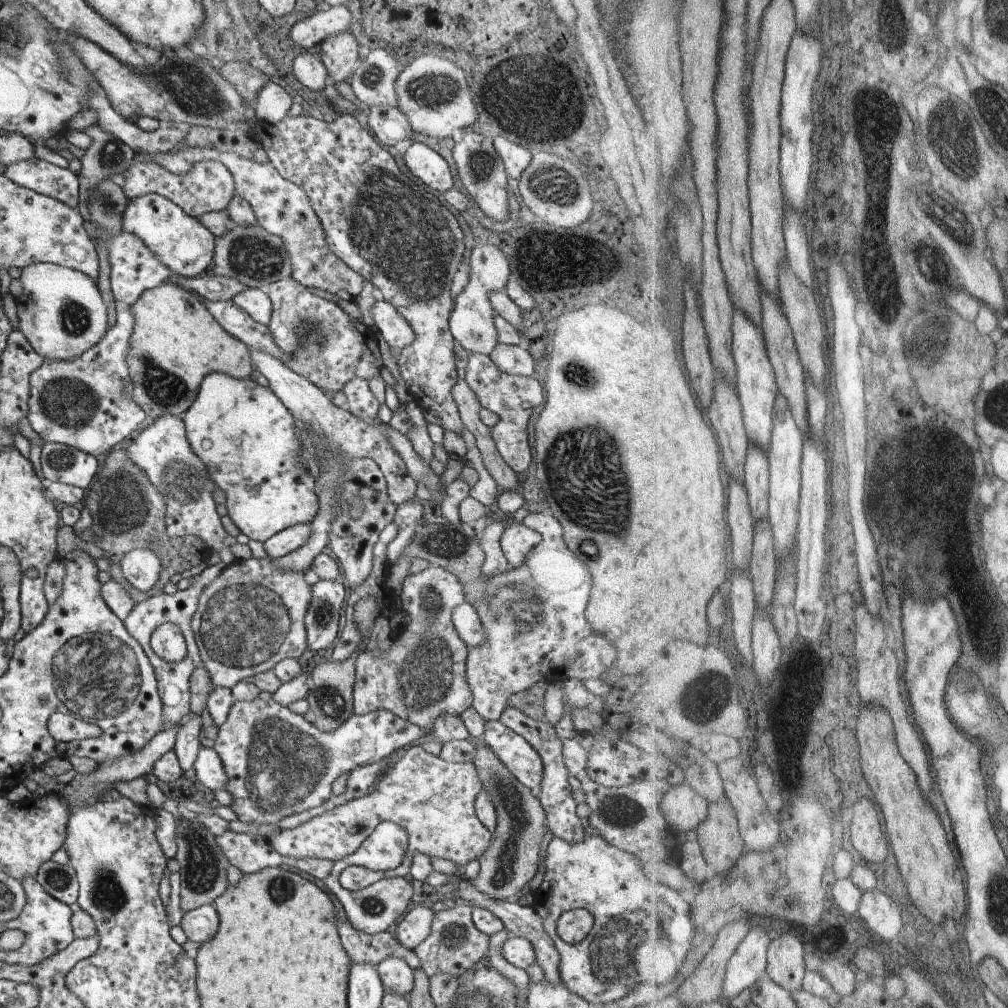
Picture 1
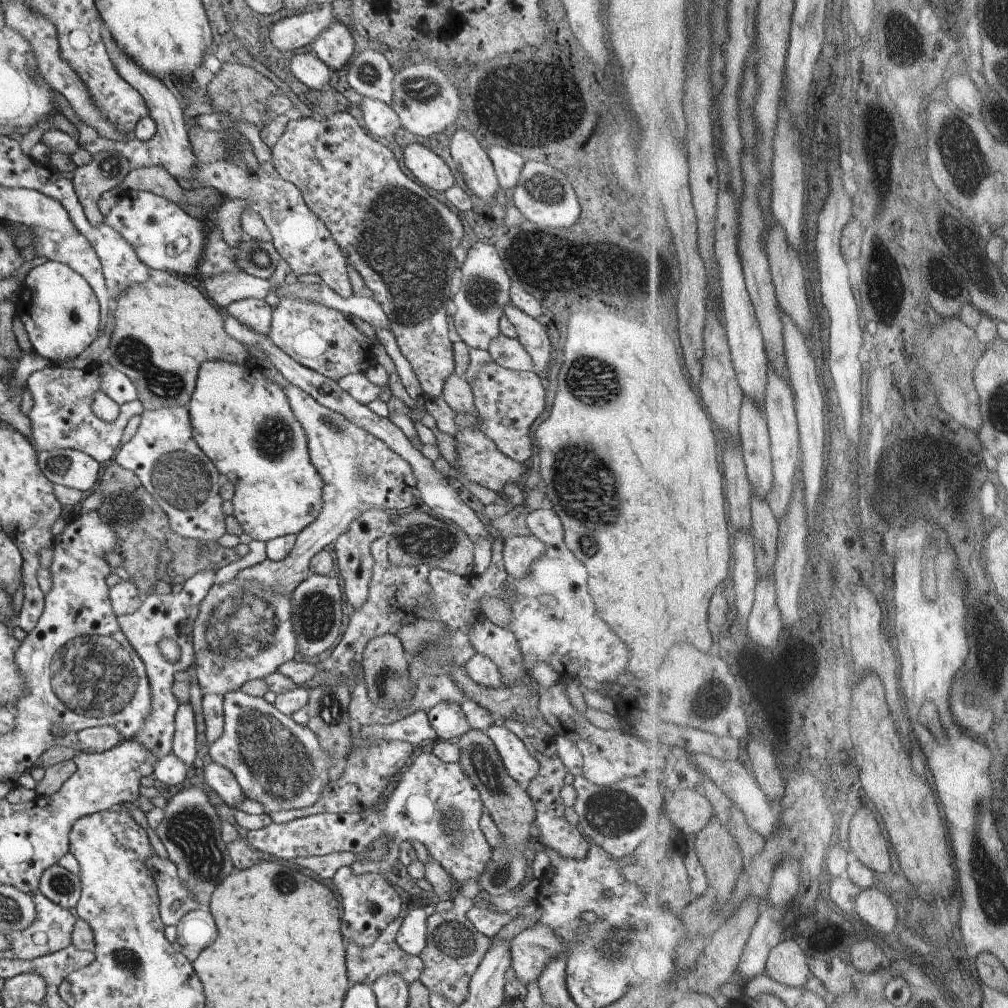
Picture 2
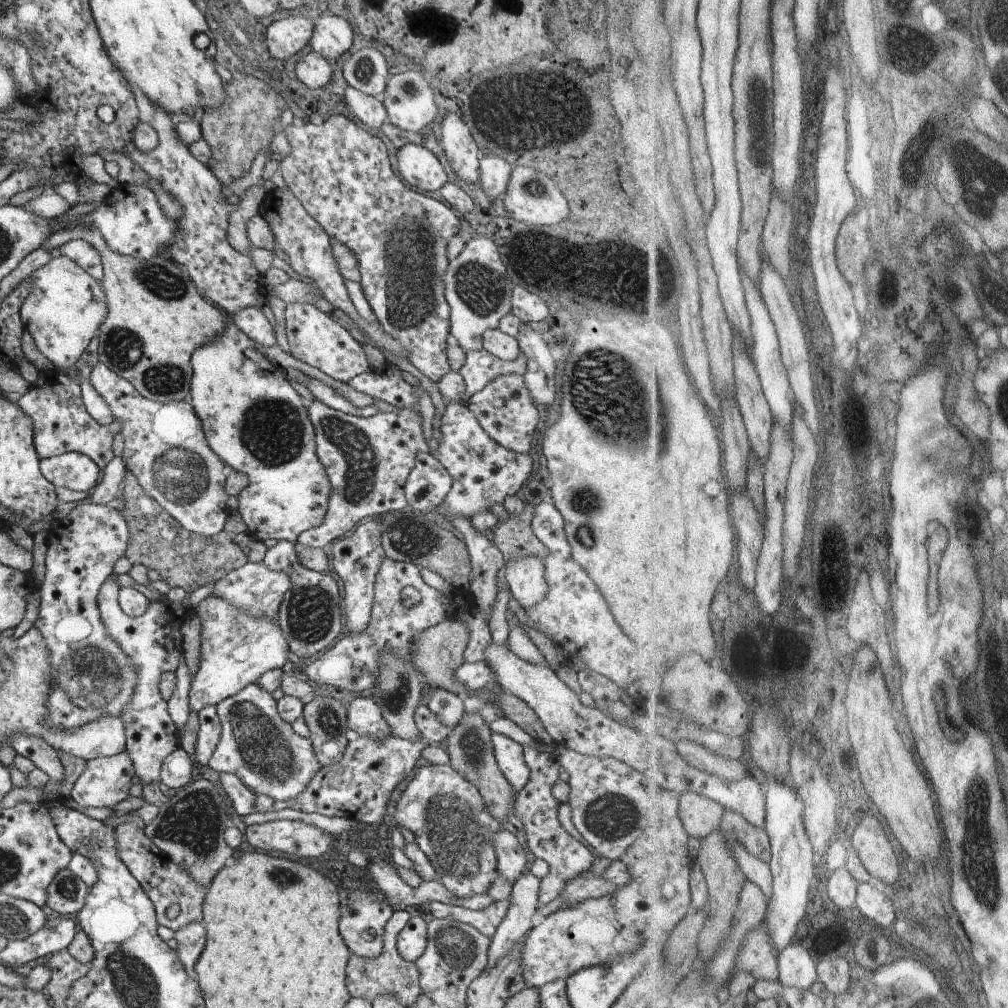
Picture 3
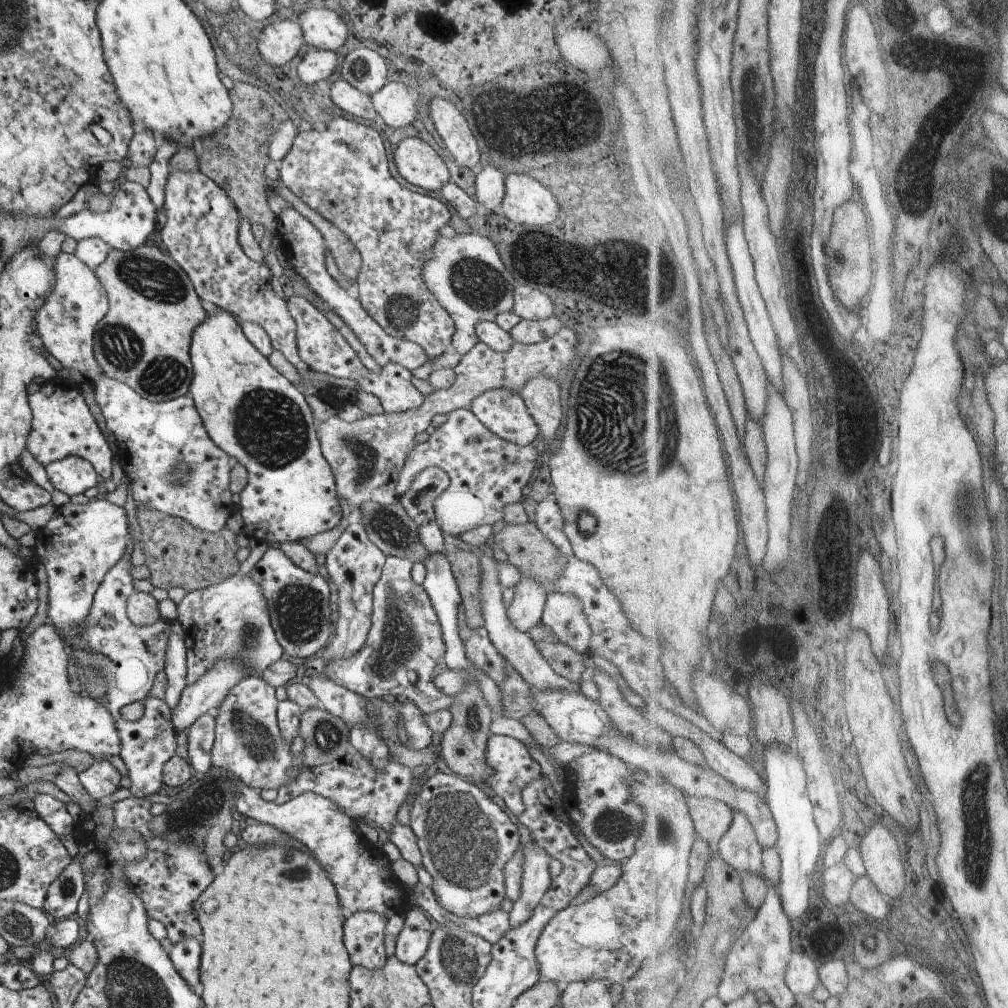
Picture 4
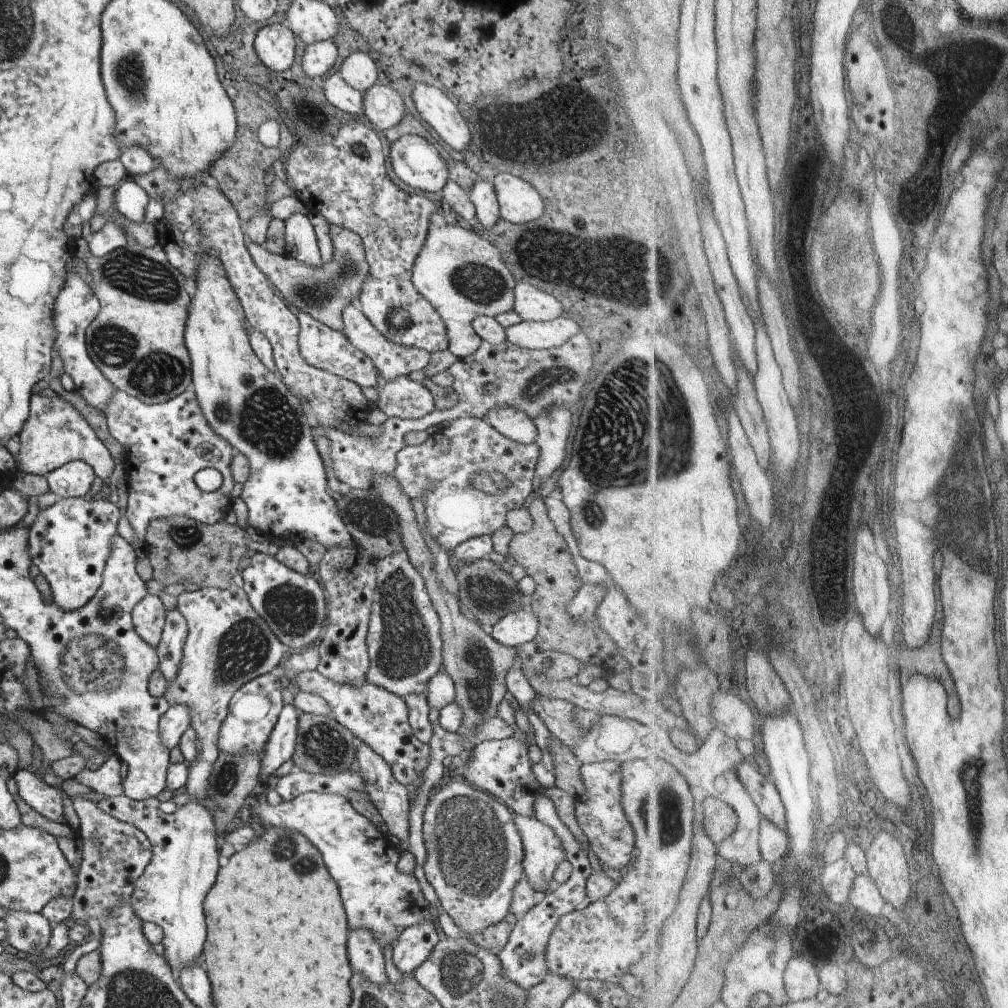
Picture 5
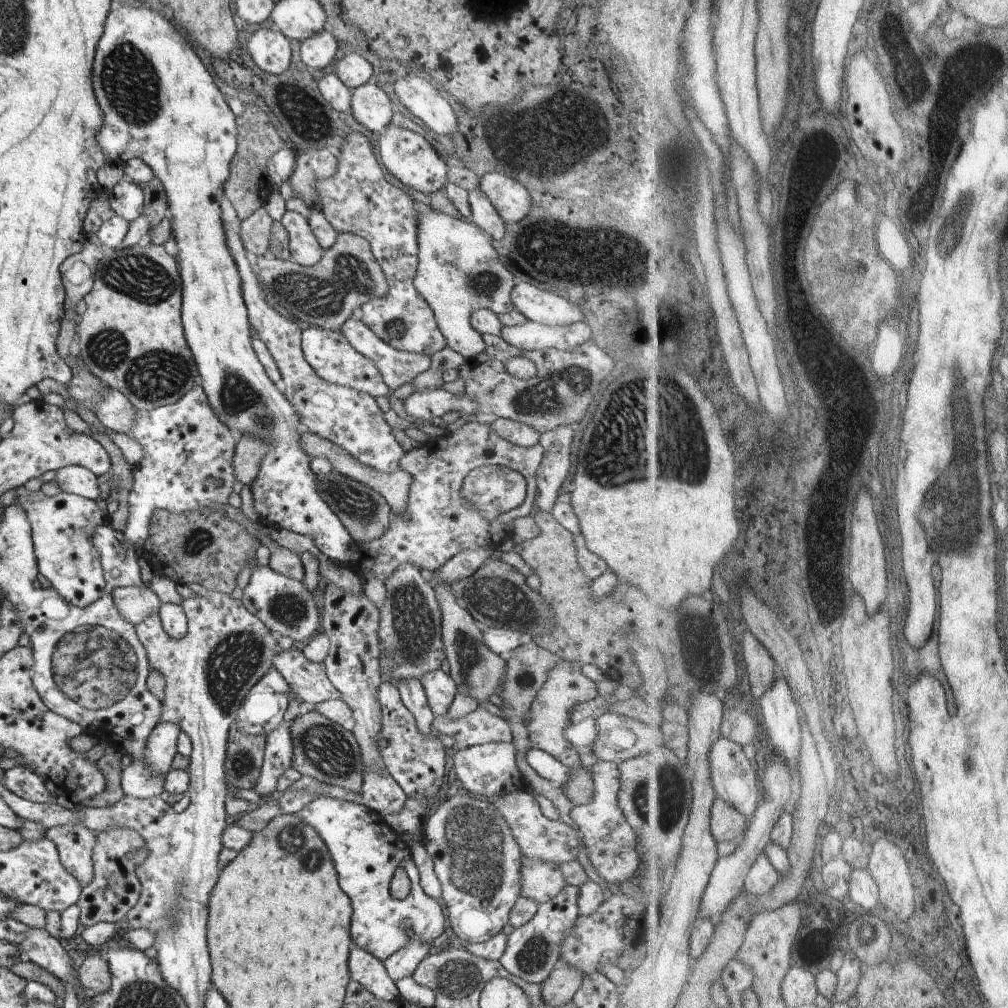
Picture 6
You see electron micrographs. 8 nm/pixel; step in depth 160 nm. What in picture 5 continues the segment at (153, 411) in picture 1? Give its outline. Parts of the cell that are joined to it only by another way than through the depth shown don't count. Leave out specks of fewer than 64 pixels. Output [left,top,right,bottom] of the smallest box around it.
[75,238,191,404]

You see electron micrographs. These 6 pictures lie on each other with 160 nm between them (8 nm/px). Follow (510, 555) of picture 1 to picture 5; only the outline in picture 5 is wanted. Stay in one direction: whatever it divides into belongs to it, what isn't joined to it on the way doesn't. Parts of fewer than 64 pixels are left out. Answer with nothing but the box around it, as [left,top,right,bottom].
[491,607,538,648]

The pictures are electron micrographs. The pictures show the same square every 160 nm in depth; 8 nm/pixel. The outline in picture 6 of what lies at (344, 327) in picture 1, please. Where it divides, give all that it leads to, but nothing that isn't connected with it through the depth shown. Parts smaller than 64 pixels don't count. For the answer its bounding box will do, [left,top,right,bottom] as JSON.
[301,325,390,397]

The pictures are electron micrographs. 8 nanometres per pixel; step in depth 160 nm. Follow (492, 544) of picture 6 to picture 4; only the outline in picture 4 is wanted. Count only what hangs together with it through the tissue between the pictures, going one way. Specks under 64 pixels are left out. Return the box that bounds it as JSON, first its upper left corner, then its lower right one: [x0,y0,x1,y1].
[395,409,538,536]

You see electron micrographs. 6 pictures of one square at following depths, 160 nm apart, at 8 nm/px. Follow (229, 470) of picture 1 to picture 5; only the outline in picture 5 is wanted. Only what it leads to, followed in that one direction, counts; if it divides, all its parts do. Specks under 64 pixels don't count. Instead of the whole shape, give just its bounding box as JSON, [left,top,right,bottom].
[184,253,351,549]

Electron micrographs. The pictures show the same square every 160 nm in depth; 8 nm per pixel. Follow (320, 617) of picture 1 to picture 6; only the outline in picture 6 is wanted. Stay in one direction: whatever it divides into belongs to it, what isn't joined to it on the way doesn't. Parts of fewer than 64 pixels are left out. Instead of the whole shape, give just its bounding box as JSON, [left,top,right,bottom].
[242,564,321,642]

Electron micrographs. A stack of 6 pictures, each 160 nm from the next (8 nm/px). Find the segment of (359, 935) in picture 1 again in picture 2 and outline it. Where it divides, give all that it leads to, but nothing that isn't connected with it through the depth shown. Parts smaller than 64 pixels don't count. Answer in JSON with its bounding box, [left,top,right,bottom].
[346,916,424,986]

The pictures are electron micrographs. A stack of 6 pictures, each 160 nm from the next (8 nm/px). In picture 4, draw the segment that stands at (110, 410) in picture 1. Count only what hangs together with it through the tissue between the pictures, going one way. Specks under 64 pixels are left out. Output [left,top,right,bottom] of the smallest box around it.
[26,376,115,480]

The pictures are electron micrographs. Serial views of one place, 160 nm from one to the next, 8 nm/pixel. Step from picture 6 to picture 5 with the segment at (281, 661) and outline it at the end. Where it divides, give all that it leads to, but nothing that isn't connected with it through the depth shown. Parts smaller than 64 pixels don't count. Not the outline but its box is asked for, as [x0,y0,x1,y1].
[290,669,430,788]

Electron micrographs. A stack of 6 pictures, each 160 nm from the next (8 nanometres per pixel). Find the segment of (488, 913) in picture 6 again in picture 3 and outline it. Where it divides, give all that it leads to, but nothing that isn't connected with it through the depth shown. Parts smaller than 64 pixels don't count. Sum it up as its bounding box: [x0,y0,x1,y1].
[395,764,504,898]

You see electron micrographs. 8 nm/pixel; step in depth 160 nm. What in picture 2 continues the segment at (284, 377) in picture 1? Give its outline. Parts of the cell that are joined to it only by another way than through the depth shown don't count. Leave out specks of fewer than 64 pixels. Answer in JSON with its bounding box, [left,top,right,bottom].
[235,384,418,596]

